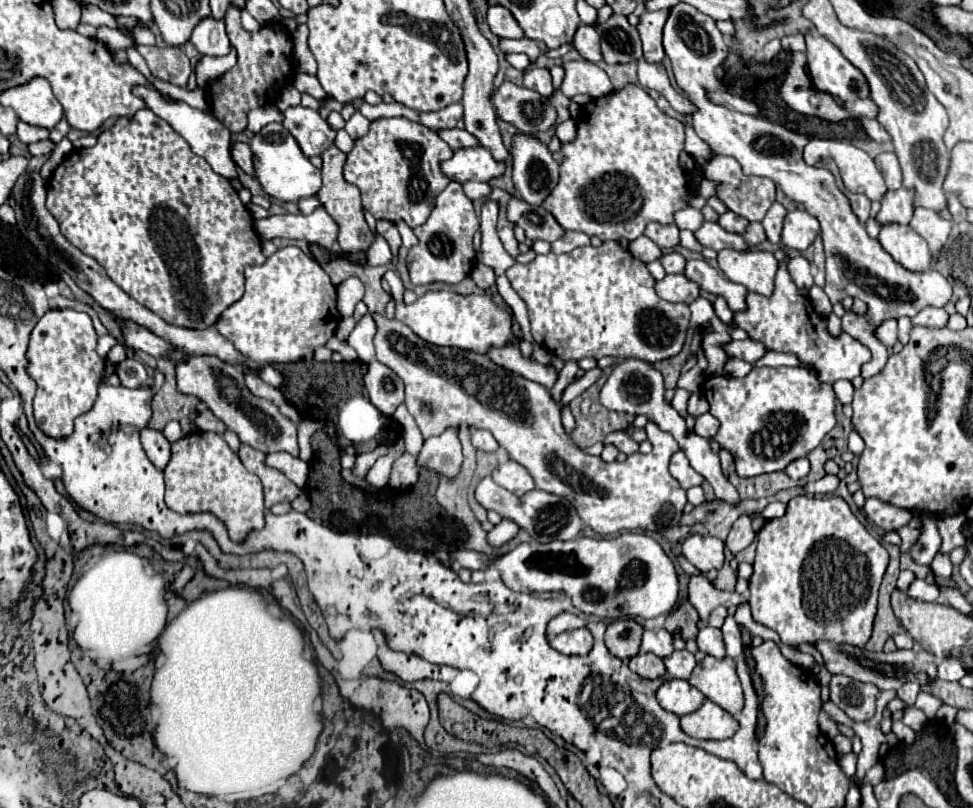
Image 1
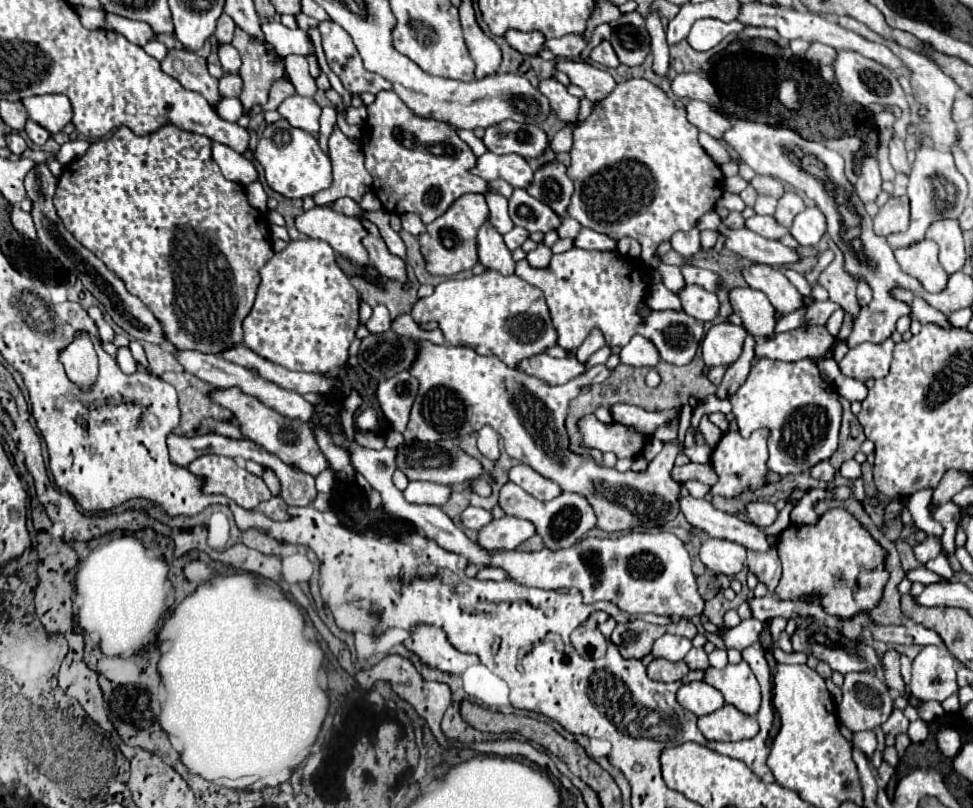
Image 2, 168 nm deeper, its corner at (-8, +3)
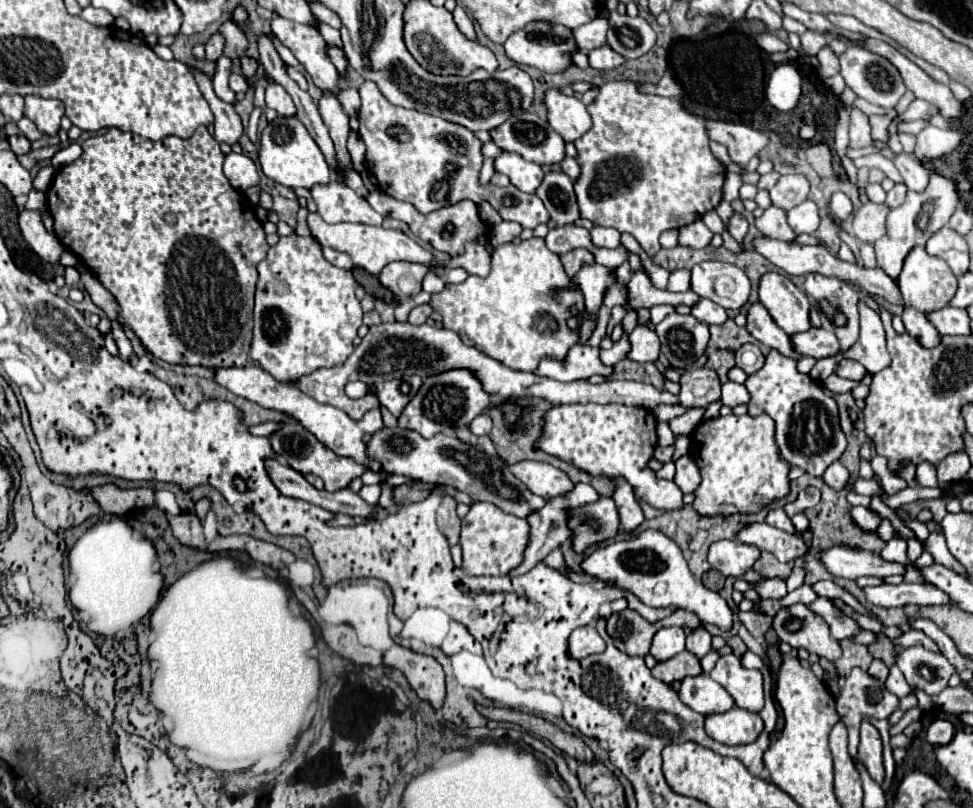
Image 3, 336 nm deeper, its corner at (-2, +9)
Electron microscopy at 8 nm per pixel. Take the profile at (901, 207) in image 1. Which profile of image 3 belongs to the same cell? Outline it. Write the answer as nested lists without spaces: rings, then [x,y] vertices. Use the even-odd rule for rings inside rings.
[[[867,202],[865,206],[861,206],[855,212],[855,218],[853,218],[853,234],[861,242],[875,242],[887,230],[887,214],[889,214],[889,210],[891,208],[887,204]]]

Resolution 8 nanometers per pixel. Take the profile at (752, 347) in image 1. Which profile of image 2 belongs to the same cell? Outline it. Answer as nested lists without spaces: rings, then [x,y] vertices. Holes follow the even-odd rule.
[[[803,324],[797,330],[777,334],[771,340],[759,340],[755,346],[755,354],[759,358],[771,358],[771,360],[785,360],[785,362],[795,362],[795,360],[817,360],[821,358],[835,338],[827,332],[825,326],[809,326]]]

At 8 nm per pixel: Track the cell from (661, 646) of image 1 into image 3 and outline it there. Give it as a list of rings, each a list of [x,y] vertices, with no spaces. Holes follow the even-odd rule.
[[[671,626],[671,628],[661,628],[655,636],[653,636],[653,644],[651,644],[651,654],[657,662],[661,660],[669,660],[673,656],[677,656],[679,652],[685,650],[685,632],[683,628]]]

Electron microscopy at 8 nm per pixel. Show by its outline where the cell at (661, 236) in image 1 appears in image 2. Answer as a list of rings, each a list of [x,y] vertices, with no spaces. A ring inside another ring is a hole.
[[[693,228],[689,232],[677,232],[671,238],[673,250],[677,250],[681,256],[691,258],[693,254],[697,254],[701,250],[701,242],[699,242],[699,230]]]

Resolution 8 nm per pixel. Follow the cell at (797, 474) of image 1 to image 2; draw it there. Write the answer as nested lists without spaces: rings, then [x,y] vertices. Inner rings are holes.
[[[819,462],[817,466],[811,468],[811,476],[817,480],[823,480],[823,482],[831,482],[835,478],[835,474],[837,474],[837,470],[829,462]]]

